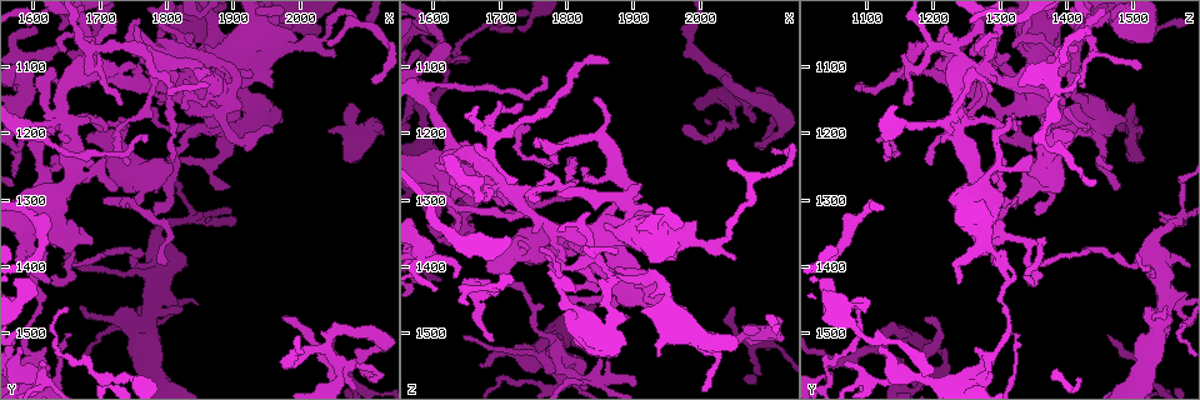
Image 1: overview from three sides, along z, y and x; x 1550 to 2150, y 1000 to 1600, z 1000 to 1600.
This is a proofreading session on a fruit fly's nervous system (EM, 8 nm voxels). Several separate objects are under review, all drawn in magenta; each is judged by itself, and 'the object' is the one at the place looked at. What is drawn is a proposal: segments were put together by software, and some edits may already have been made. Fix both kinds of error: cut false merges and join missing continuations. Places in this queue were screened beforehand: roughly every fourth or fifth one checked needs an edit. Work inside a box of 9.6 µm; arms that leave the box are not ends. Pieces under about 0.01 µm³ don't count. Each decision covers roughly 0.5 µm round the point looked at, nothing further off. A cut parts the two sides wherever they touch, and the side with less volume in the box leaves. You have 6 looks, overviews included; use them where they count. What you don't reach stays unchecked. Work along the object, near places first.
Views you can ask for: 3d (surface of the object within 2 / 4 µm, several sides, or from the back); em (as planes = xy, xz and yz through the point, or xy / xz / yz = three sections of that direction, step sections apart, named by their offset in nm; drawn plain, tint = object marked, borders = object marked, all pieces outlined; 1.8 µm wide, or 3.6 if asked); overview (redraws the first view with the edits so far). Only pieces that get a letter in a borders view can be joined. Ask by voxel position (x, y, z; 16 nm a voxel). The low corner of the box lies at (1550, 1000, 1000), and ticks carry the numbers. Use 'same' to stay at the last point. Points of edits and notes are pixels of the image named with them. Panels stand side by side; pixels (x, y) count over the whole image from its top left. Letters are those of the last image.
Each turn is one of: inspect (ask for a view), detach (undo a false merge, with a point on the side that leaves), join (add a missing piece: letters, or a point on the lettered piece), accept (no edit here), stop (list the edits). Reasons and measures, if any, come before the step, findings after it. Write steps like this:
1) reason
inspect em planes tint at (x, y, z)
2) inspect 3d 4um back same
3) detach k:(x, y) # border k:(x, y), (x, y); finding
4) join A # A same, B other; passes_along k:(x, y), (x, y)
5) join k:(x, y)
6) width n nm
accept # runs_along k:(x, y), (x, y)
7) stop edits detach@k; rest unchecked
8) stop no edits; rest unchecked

a narrow waist
inspect 3d 4um at (1630, 1305, 1265)

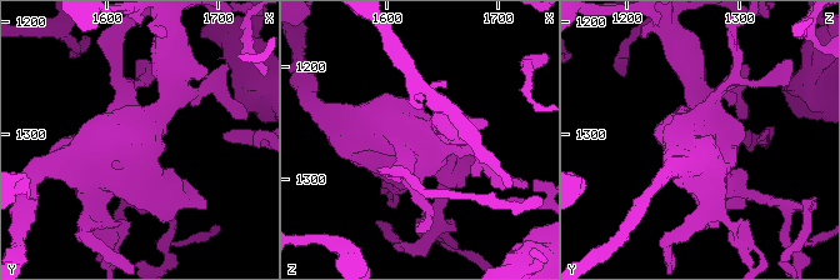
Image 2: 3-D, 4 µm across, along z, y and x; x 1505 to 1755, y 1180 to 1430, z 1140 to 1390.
need the tissue
inspect em 3.6um xy step 4 borders at (1632, 1302, 1266)

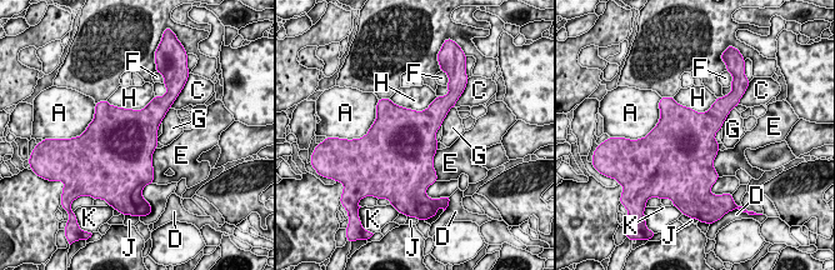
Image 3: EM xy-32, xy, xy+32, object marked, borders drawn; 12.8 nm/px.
cut it another way
inspect em 3.6um planes borders same

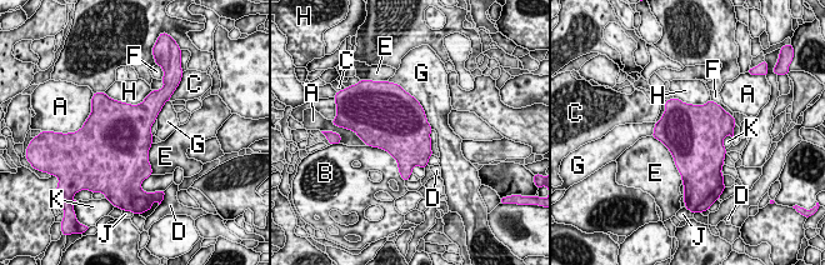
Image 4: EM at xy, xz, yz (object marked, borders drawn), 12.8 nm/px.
longest_contact G 650 nm
accept # A other, B other, C other, D other, E other, F other, G other, H other, J other, K other; border 4:(403, 89), (420, 104), (433, 129); one neuron here

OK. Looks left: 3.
inspect 3d 4um at (1645, 1170, 1235)

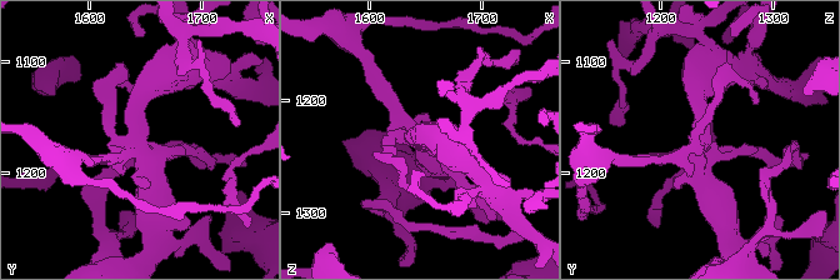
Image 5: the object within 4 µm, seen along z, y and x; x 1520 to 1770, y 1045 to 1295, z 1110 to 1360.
need the tissue
inspect em xy step 8 tint at (1640, 1174, 1238)

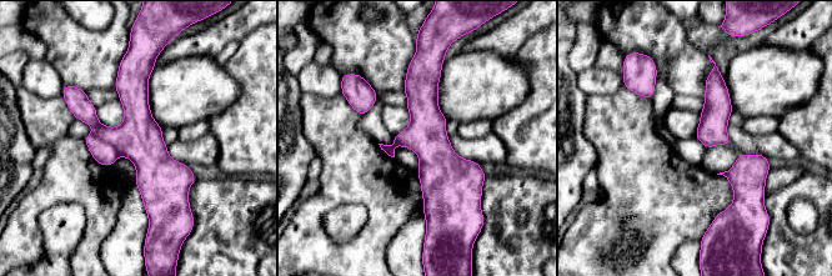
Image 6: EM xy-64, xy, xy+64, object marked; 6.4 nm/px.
another direction
inspect em planes borders same

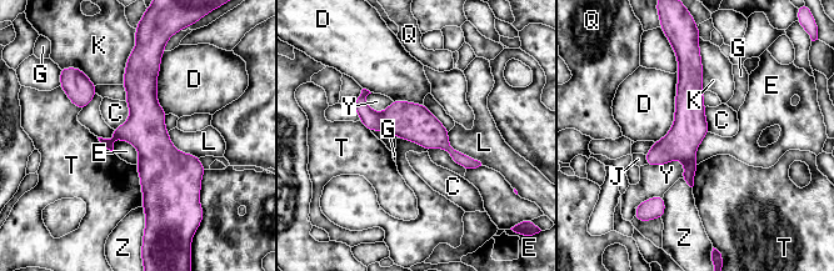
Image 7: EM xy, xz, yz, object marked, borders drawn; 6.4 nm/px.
accept # C other, D other, E other, G other, J other, K other, L other, Q other, T other, Y other, Z other; all the same neuron

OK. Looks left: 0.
stop no edits; rest unchecked

